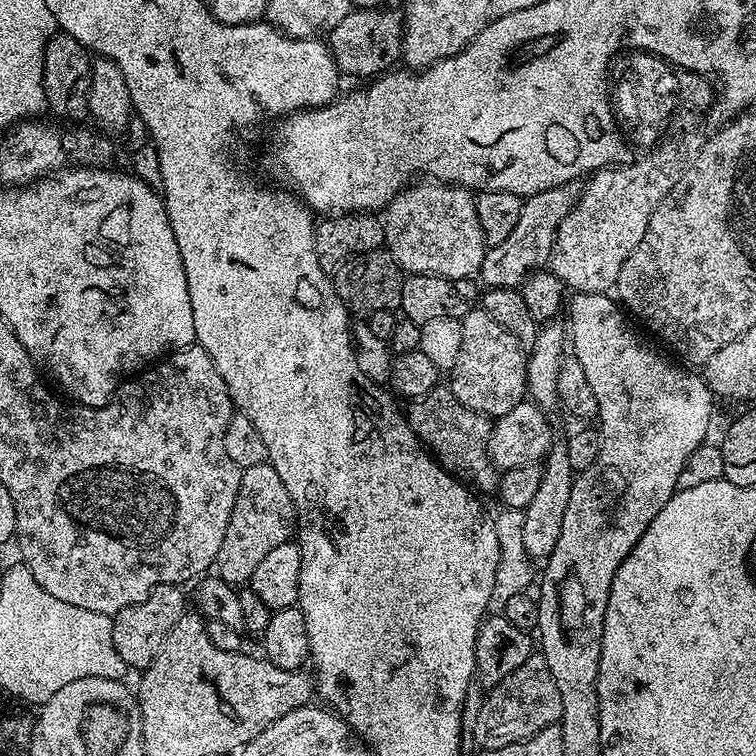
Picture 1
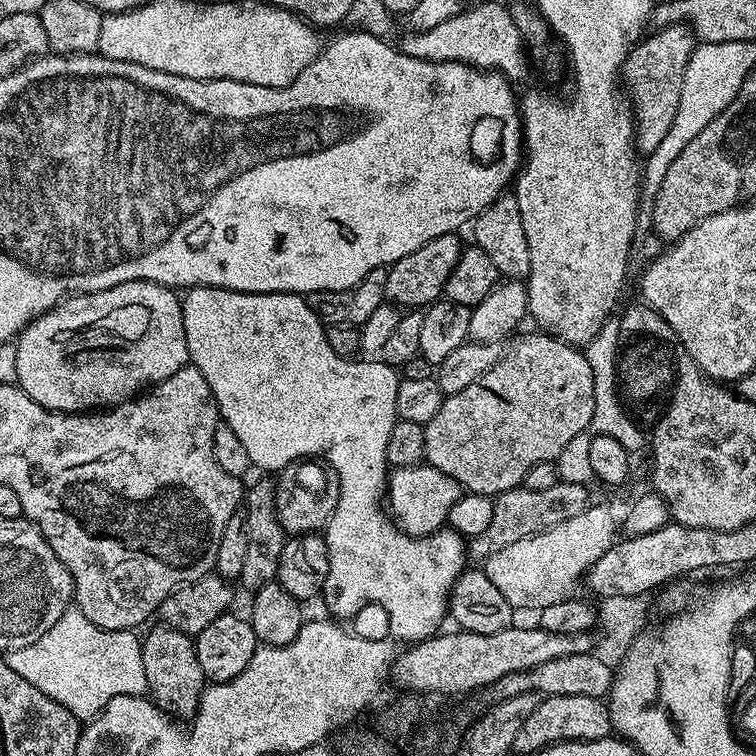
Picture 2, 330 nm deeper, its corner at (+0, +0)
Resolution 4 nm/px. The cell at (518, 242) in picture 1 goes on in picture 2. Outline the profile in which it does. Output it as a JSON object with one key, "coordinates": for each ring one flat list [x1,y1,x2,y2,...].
{"coordinates":[[671,24,649,31,643,39,633,44,632,51,625,58,622,84,632,110,637,153,653,152,670,131,674,114,678,114,678,98,682,98,682,78,686,76,693,47,692,29,686,24]]}

